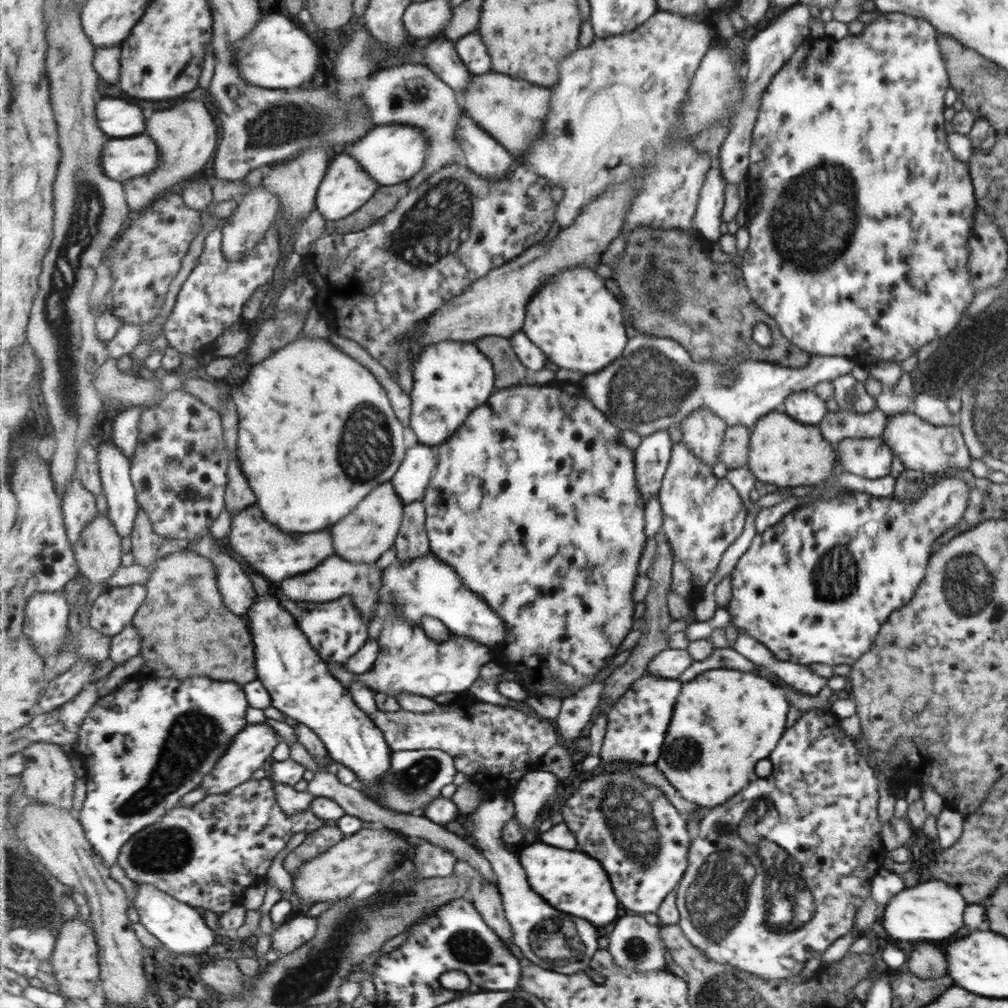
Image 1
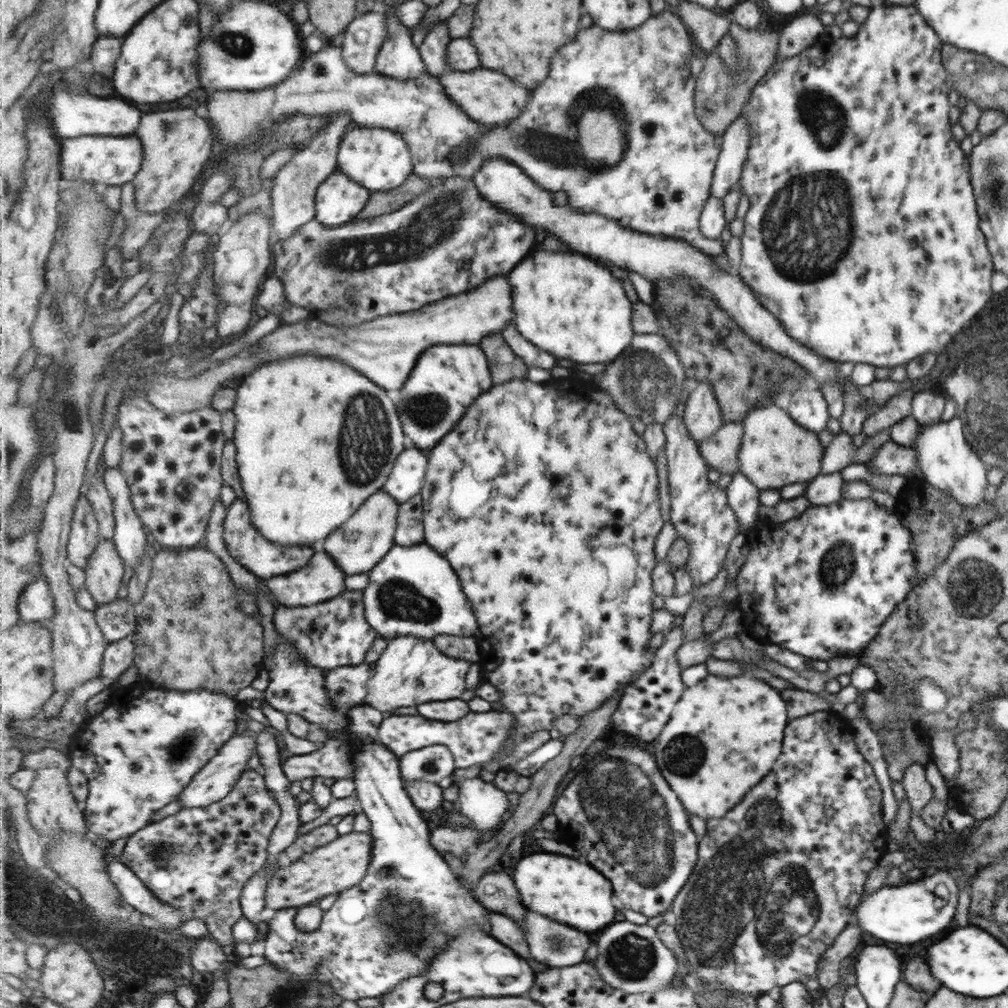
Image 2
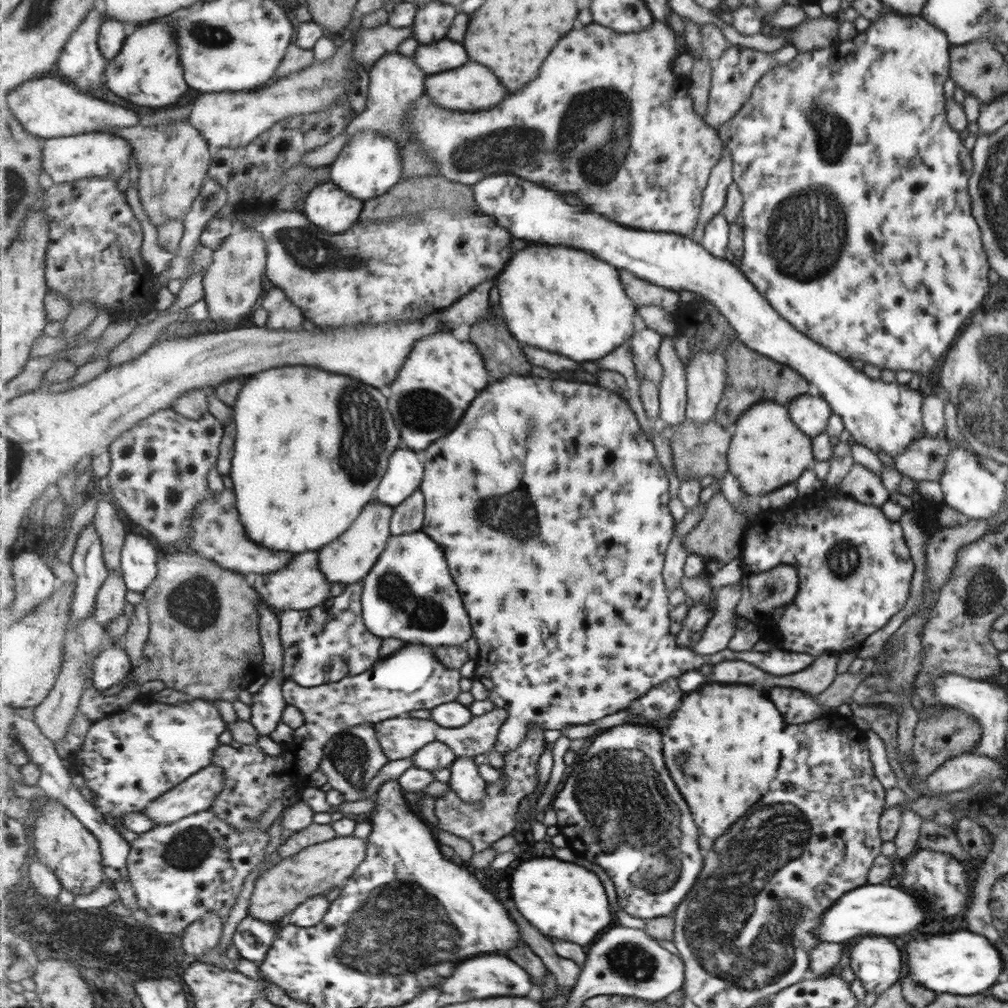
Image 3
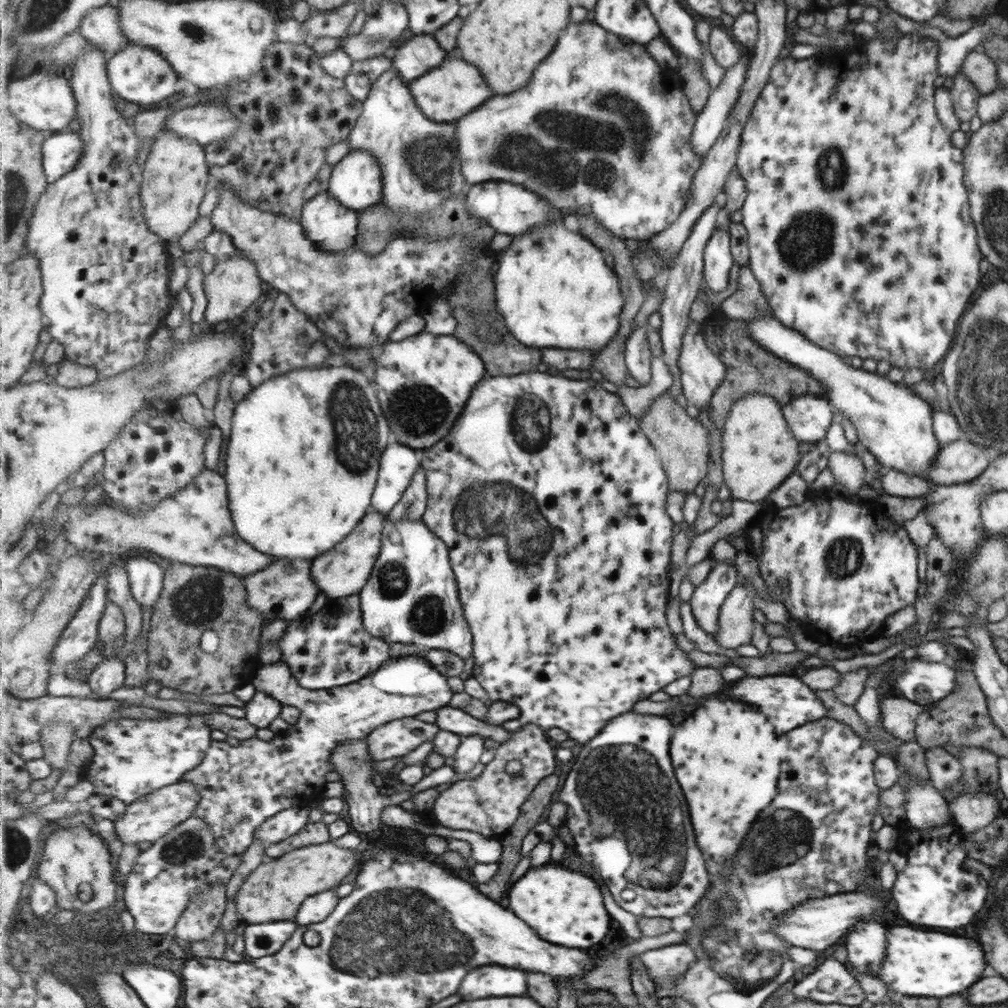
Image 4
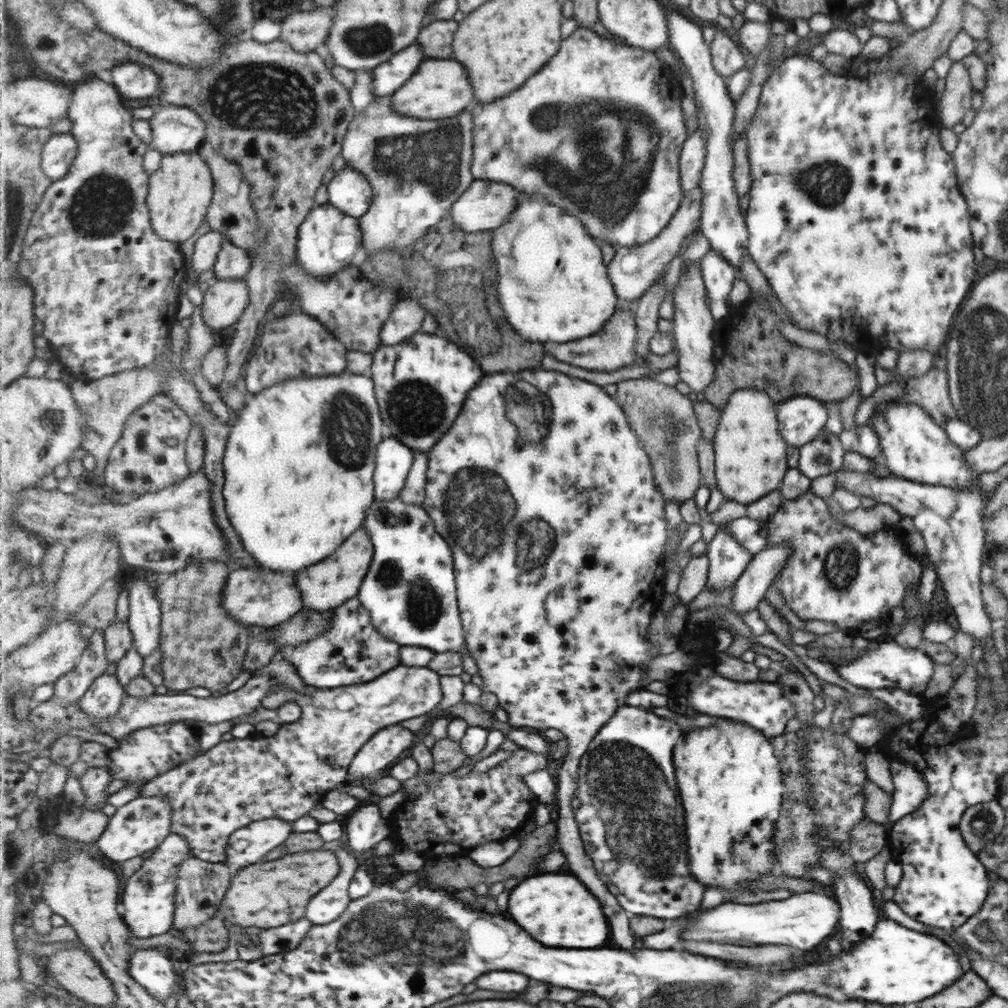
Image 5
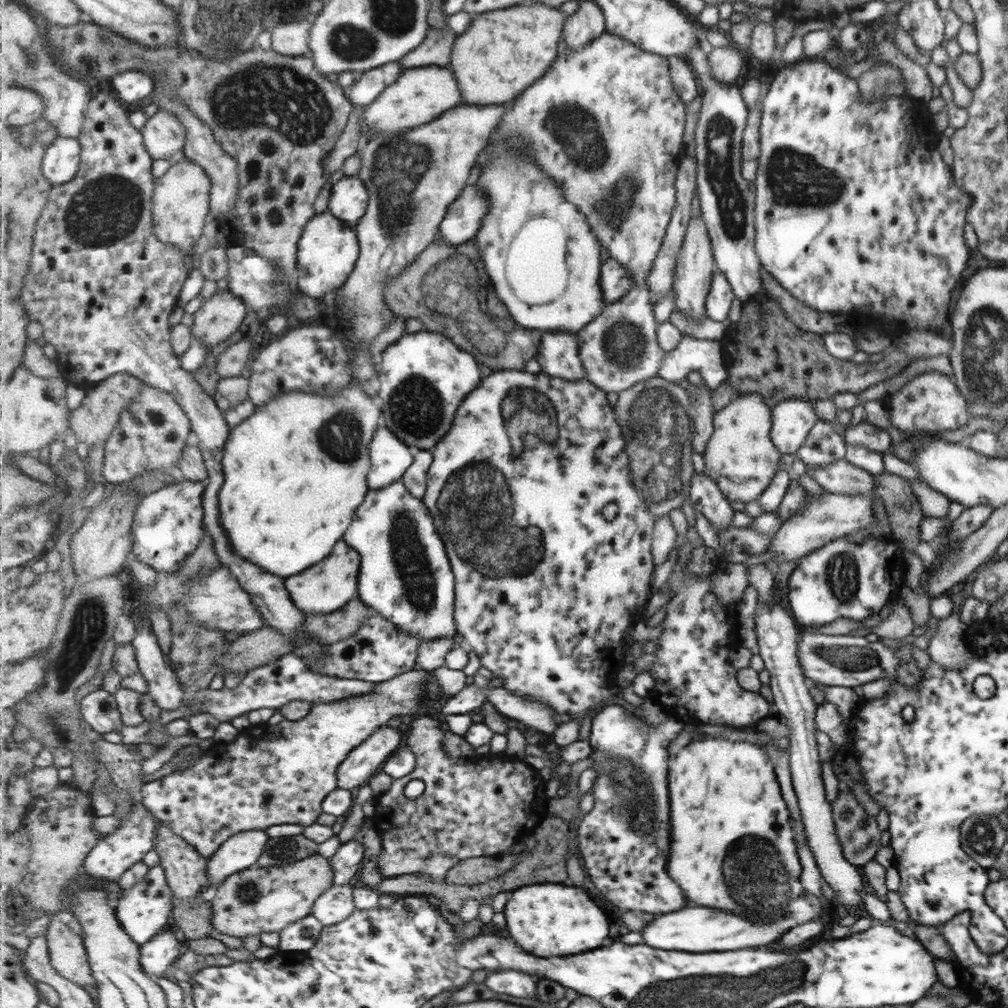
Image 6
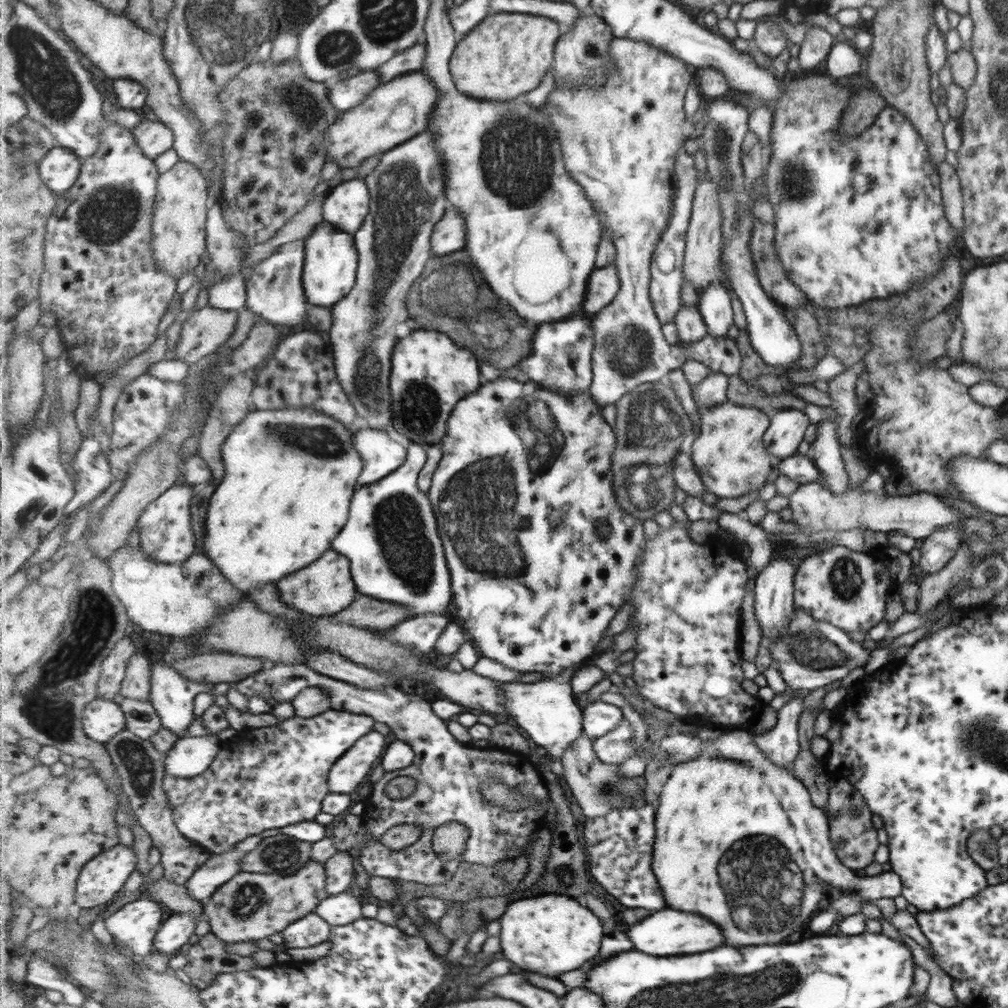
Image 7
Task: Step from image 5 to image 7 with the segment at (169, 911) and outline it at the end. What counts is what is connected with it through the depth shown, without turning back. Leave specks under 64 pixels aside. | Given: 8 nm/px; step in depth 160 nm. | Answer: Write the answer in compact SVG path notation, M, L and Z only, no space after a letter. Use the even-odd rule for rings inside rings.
M143 895L124 905L104 921L109 934L137 956L151 954L165 920L159 903L151 895Z

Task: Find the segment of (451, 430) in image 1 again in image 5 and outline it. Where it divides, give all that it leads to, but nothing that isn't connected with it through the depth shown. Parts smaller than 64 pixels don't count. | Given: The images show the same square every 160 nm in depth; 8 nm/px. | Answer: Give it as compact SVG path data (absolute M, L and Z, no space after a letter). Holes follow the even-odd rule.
M423 332L394 345L381 344L374 352L371 371L372 379L376 383L377 401L381 404L381 414L385 416L385 424L391 430L395 430L395 436L405 440L409 448L425 452L432 451L432 448L444 439L445 434L448 435L467 401L469 390L473 390L483 378L483 370L475 362L475 357L469 356L460 345L445 336Z

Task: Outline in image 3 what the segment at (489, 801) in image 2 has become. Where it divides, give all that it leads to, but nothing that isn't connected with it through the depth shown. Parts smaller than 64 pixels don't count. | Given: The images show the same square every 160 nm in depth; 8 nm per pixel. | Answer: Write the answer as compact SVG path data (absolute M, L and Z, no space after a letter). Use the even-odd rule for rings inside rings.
M458 758L449 768L450 786L469 804L481 802L487 796L488 782L481 776L473 758Z

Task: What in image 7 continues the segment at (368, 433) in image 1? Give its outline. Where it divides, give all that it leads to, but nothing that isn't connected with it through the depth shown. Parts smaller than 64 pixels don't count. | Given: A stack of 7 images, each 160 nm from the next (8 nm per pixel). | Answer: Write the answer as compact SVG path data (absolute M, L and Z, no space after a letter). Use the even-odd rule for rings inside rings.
M287 408L287 410L279 411L256 410L250 412L249 416L231 432L224 444L220 446L226 474L210 500L208 519L206 520L207 537L205 537L204 554L213 560L237 588L248 594L253 588L257 588L265 582L277 582L289 574L295 574L297 570L307 568L311 562L319 560L331 548L331 542L337 538L337 534L343 530L343 526L346 526L347 520L349 520L352 500L360 487L360 476L365 469L363 458L355 450L355 444L353 444L353 438L361 428L364 428L364 424L360 418L351 428L345 428L345 424L341 424L335 418L331 418L319 410L313 410L313 408Z

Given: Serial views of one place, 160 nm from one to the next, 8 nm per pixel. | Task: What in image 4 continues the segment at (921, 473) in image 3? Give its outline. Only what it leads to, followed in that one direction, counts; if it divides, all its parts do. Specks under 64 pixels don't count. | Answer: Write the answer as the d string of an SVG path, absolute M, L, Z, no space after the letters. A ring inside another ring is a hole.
M964 439L939 444L940 454L934 460L932 471L924 478L932 484L952 486L974 479L991 464L986 447L975 447Z

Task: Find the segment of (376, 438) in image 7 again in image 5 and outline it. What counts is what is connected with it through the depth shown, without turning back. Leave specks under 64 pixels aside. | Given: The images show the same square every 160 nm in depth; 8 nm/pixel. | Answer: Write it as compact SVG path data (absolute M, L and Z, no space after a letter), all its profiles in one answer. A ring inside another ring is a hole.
M385 438L376 455L376 500L396 500L408 482L415 460L412 448L397 438Z

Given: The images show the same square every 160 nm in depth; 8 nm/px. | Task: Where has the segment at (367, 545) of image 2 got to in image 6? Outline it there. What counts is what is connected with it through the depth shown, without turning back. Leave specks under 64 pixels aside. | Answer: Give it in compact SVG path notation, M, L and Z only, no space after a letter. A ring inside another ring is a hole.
M341 542L337 544L332 554L329 560L323 560L321 564L309 568L309 572L301 572L301 576L286 579L286 587L291 592L292 601L305 613L329 614L340 611L357 597L362 563L361 553L356 548Z

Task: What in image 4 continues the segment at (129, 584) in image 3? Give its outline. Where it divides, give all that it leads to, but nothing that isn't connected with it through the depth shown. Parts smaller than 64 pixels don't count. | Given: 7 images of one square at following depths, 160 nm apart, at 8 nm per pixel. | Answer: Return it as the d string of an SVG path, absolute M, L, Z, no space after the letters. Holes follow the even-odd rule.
M139 555L130 556L125 567L133 596L141 606L150 606L153 611L164 587L166 571L155 560Z

